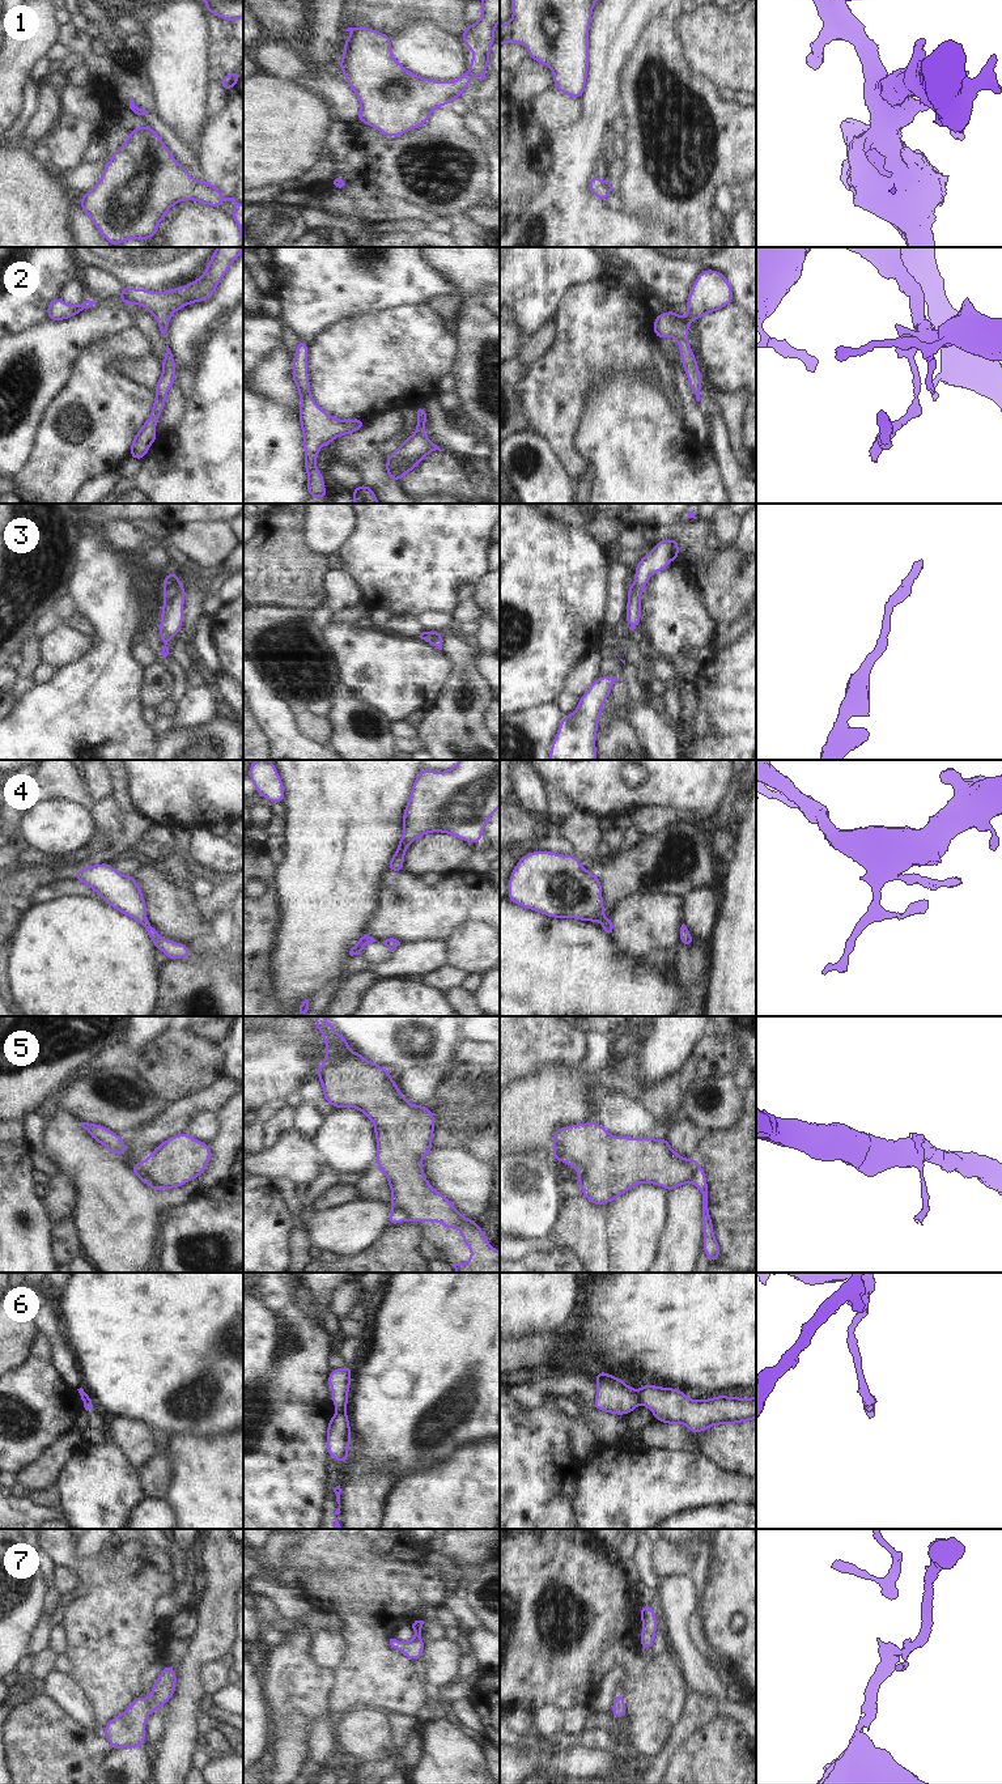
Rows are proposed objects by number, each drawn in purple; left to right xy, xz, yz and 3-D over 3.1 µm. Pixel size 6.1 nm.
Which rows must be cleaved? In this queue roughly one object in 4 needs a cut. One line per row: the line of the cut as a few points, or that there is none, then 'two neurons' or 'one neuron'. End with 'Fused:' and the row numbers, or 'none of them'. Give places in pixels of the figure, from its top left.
1: cut none; one neuron
2: cut none; one neuron
3: cut none; one neuron
4: cut none; one neuron
5: cut xy (140, 1163), (147, 1179), (162, 1188); two neurons
6: cut yz (637, 1392), (641, 1401); two neurons
7: cut none; one neuron
Fused: 5, 6

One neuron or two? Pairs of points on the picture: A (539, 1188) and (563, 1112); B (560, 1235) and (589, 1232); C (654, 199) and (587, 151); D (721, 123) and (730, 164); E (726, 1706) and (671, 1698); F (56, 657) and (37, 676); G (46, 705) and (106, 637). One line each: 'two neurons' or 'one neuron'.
A: two neurons
B: one neuron
C: two neurons
D: one neuron
E: two neurons
F: two neurons
G: one neuron

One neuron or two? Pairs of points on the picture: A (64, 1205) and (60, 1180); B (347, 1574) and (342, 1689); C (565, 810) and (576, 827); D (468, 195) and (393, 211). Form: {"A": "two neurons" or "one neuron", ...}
{"A": "one neuron", "B": "one neuron", "C": "two neurons", "D": "two neurons"}

